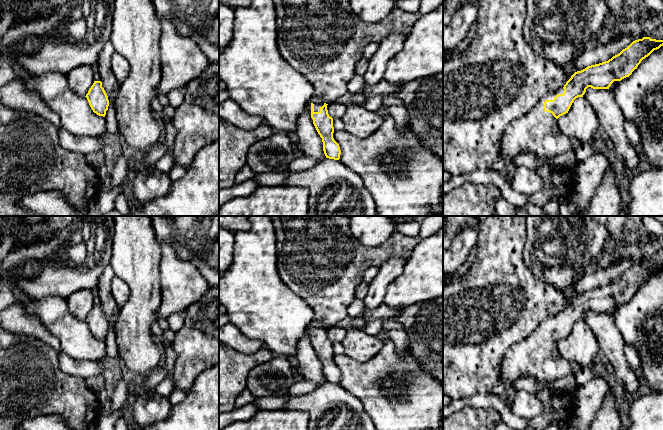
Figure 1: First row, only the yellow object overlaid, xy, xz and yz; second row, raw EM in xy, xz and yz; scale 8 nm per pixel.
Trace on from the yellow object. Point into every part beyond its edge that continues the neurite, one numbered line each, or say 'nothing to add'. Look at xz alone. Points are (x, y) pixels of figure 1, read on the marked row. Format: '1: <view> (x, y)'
1: xz (317, 102)

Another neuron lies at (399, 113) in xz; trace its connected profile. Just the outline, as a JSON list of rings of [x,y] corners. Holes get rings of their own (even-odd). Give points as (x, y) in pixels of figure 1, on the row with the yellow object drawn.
[[[384,105],[378,110],[378,115],[384,117],[391,116],[397,122],[397,129],[403,132],[409,125],[409,114],[404,105],[385,107]]]

